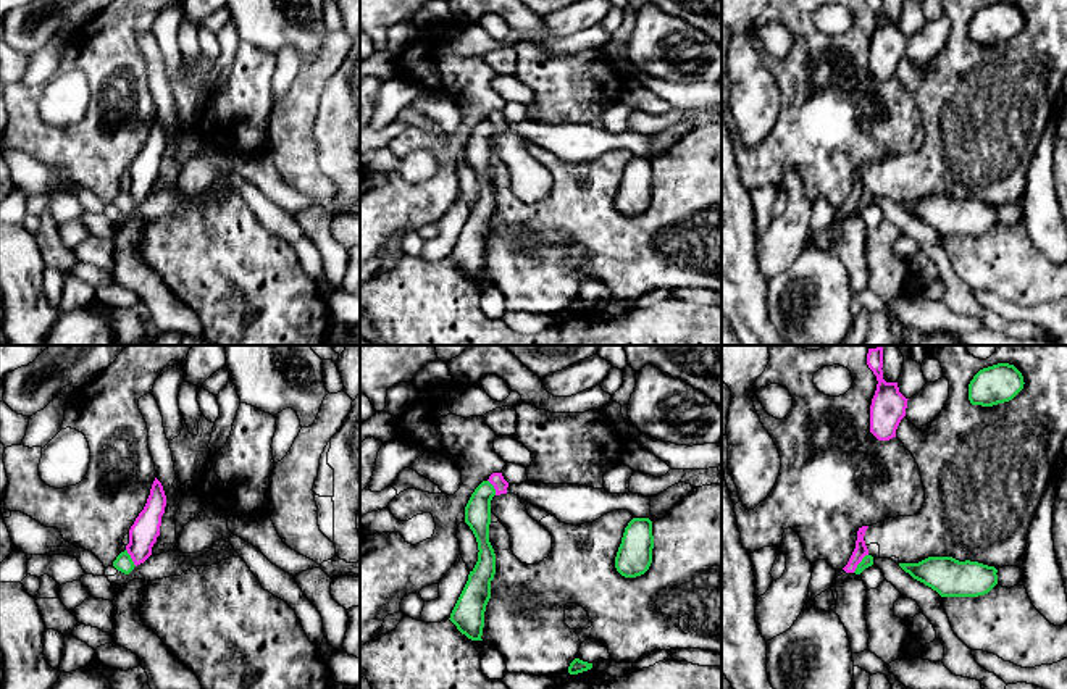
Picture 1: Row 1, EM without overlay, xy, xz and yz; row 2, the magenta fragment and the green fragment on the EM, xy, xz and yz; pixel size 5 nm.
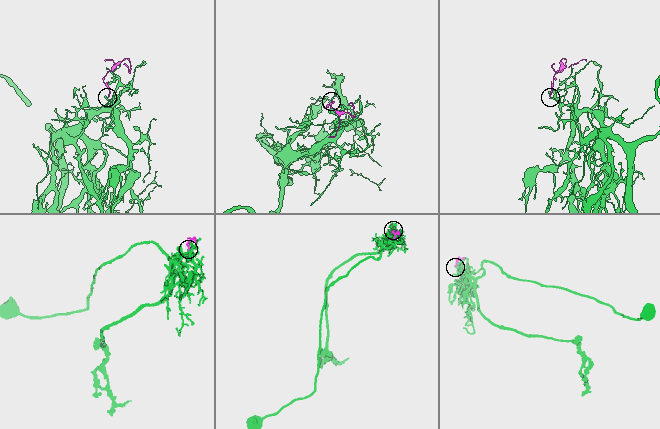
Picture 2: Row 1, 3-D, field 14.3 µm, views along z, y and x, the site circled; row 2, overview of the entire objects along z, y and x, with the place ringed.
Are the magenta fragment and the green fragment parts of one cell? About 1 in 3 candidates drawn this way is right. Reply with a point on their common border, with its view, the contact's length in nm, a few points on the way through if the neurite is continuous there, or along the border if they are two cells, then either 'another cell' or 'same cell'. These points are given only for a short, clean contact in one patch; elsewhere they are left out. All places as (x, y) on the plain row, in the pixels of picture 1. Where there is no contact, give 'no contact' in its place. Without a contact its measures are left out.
meets magenta in yz at (859, 200); contact 120 nm long; border along yz (867, 192), (853, 210); another cell

